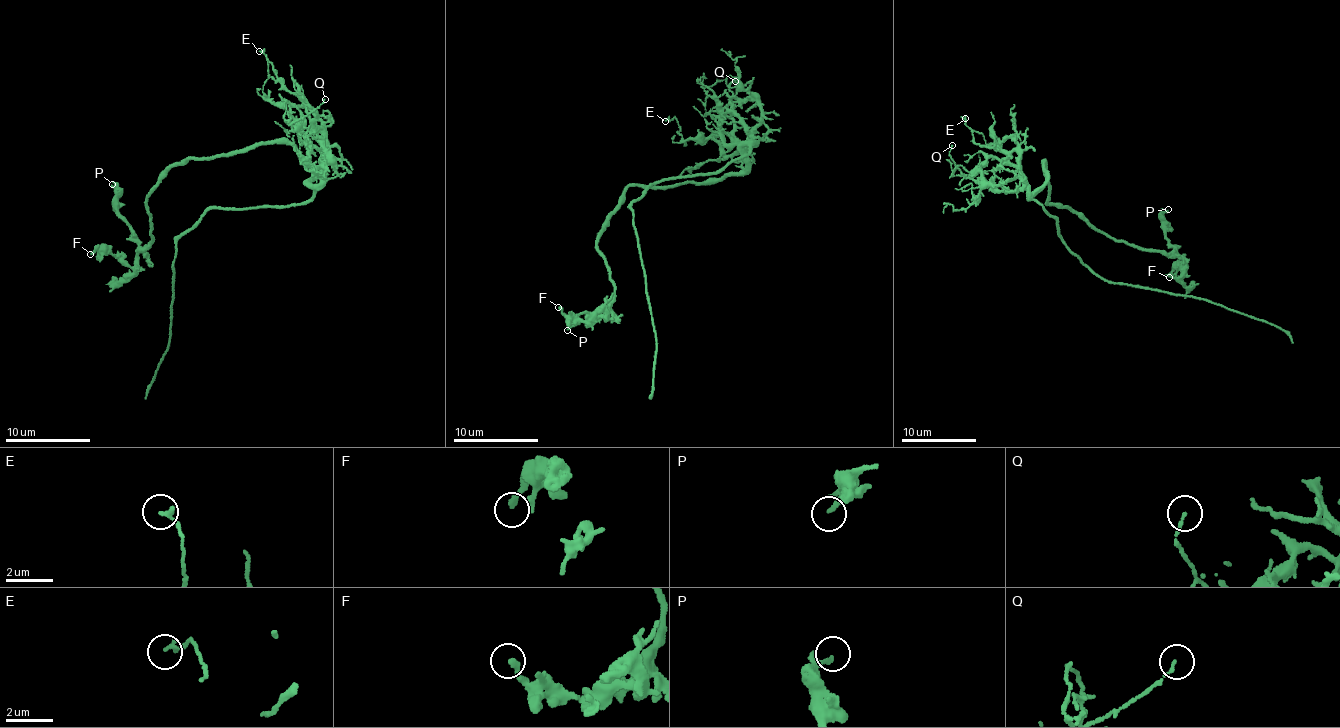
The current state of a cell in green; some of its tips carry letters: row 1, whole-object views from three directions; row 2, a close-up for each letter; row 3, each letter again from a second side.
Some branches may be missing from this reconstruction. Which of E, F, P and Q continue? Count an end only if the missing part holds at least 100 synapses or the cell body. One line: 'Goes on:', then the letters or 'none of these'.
Goes on: none of these

